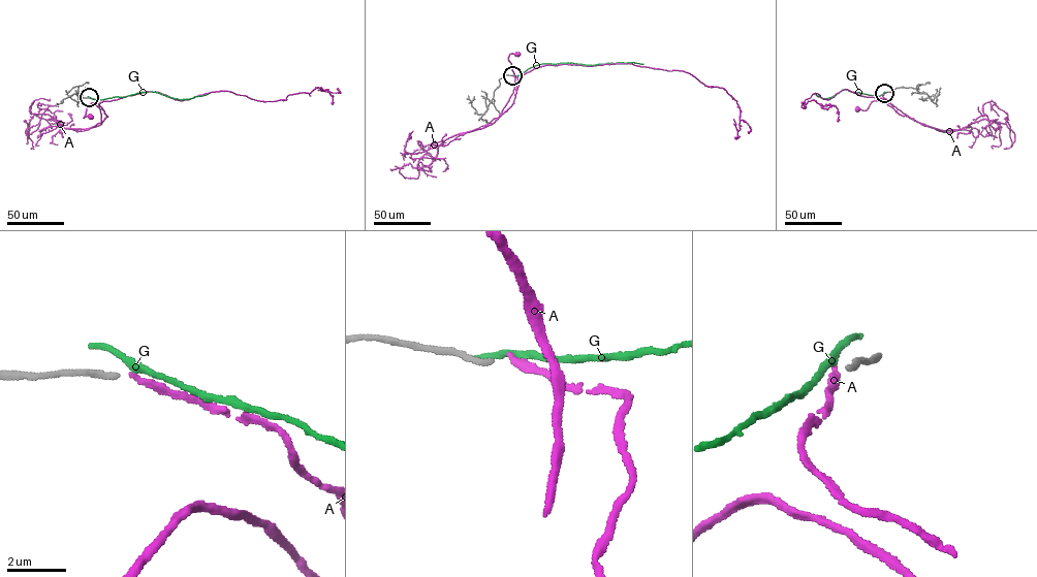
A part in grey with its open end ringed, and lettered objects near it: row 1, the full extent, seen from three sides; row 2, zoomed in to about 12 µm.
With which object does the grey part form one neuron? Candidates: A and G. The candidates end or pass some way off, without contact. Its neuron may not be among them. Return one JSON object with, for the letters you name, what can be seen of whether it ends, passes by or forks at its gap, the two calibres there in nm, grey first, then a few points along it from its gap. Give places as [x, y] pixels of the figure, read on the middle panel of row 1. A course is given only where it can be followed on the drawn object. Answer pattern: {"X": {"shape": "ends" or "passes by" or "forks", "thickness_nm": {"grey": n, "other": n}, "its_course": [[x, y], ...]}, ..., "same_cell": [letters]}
{"same_cell": []}

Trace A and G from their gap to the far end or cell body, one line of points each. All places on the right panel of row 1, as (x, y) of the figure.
A: (884, 93), (883, 97), (899, 114), (919, 123), (881, 98), (873, 100), (866, 109), (857, 108)
G: (884, 92), (879, 96), (844, 89), (826, 99), (816, 94)

